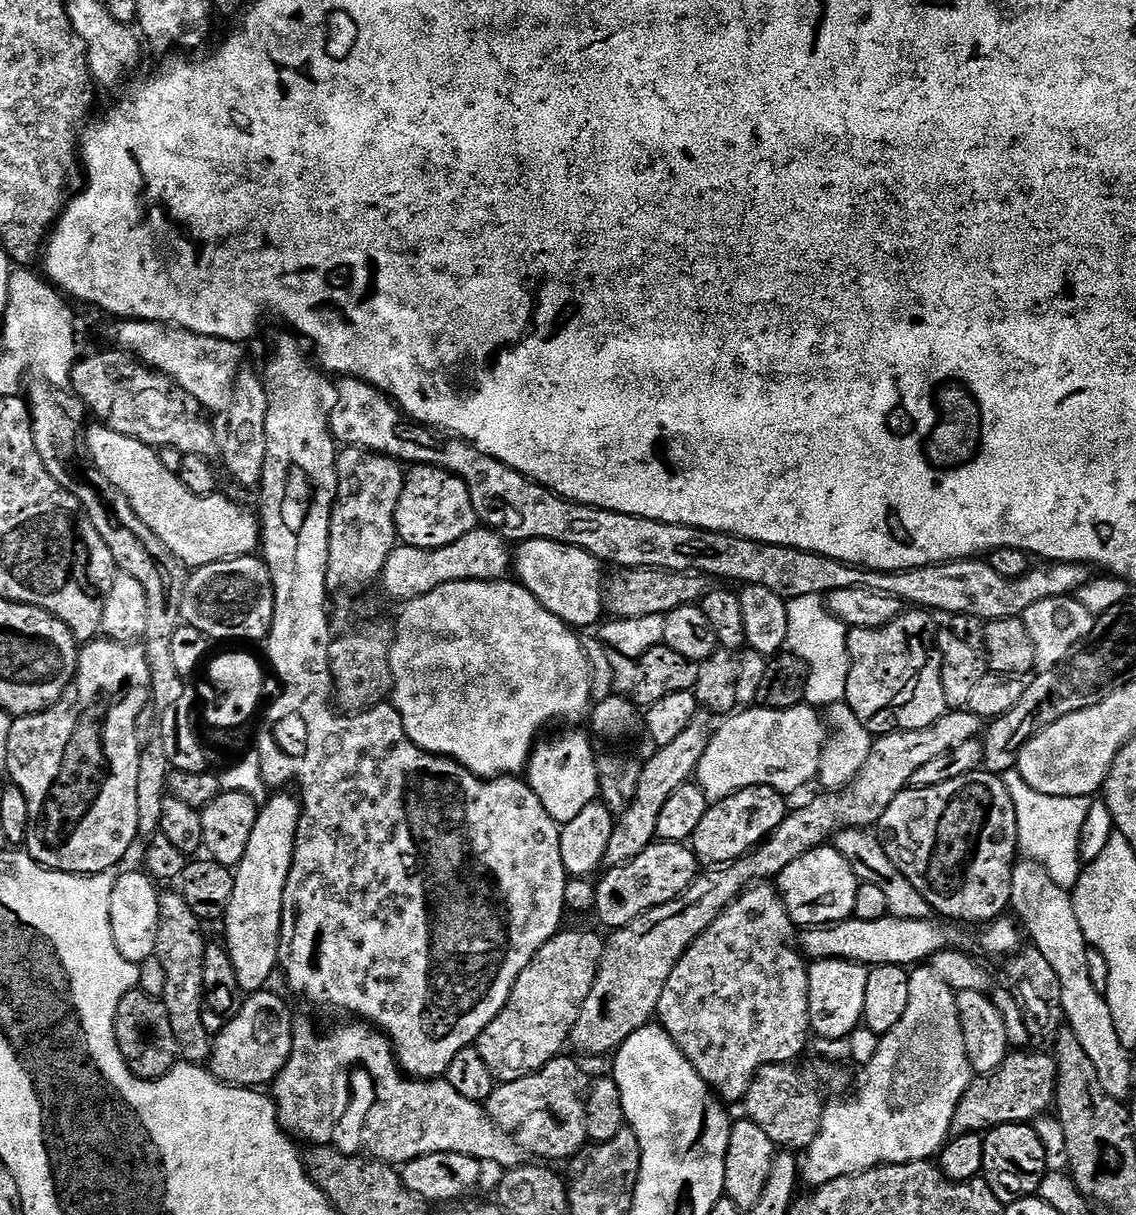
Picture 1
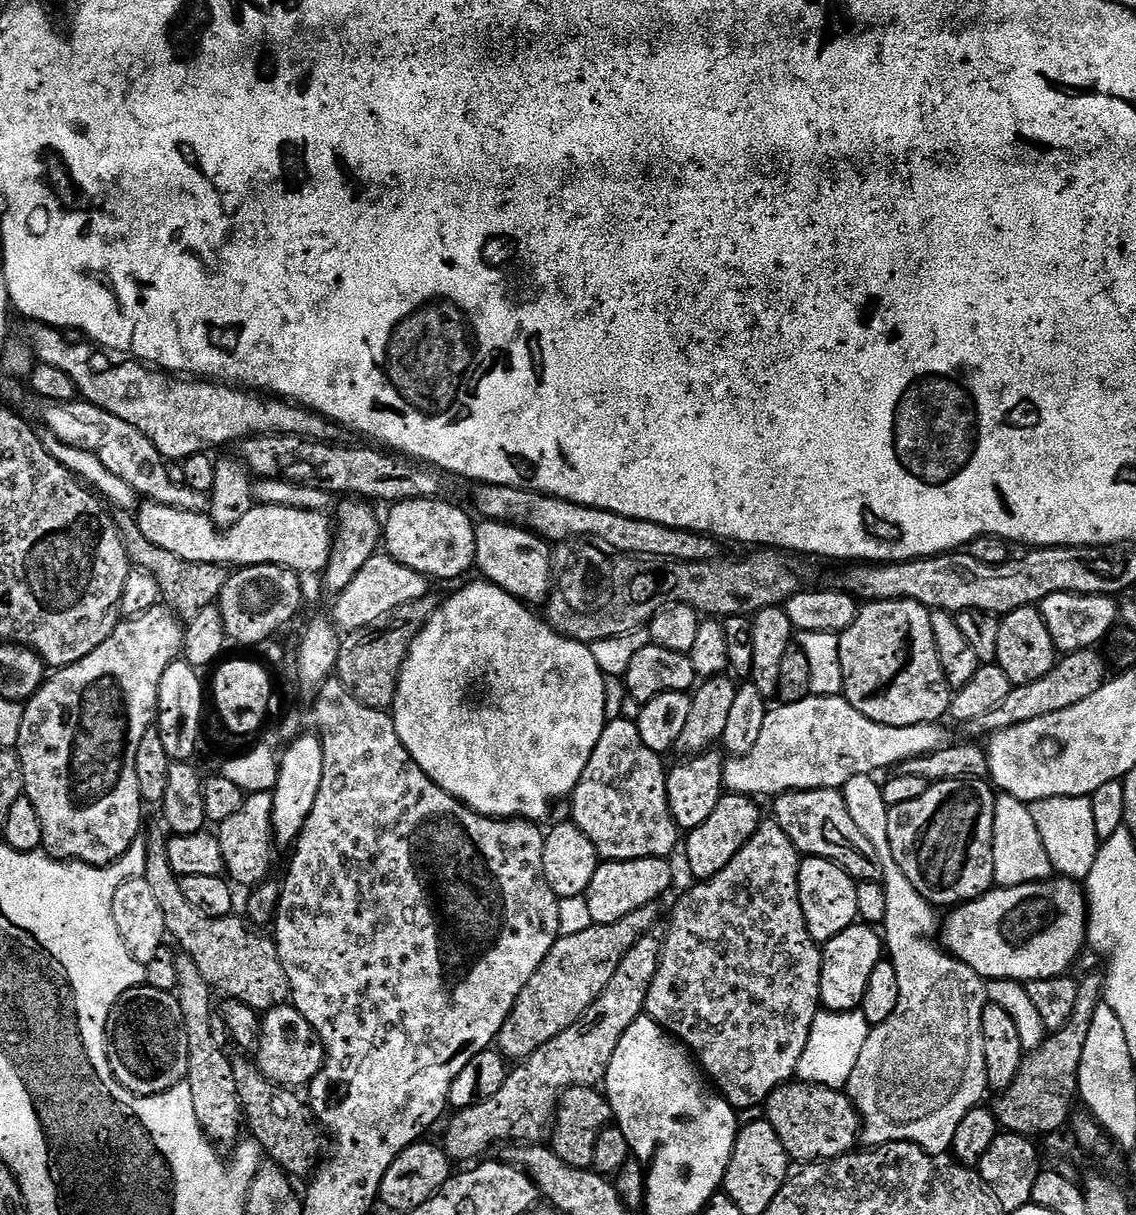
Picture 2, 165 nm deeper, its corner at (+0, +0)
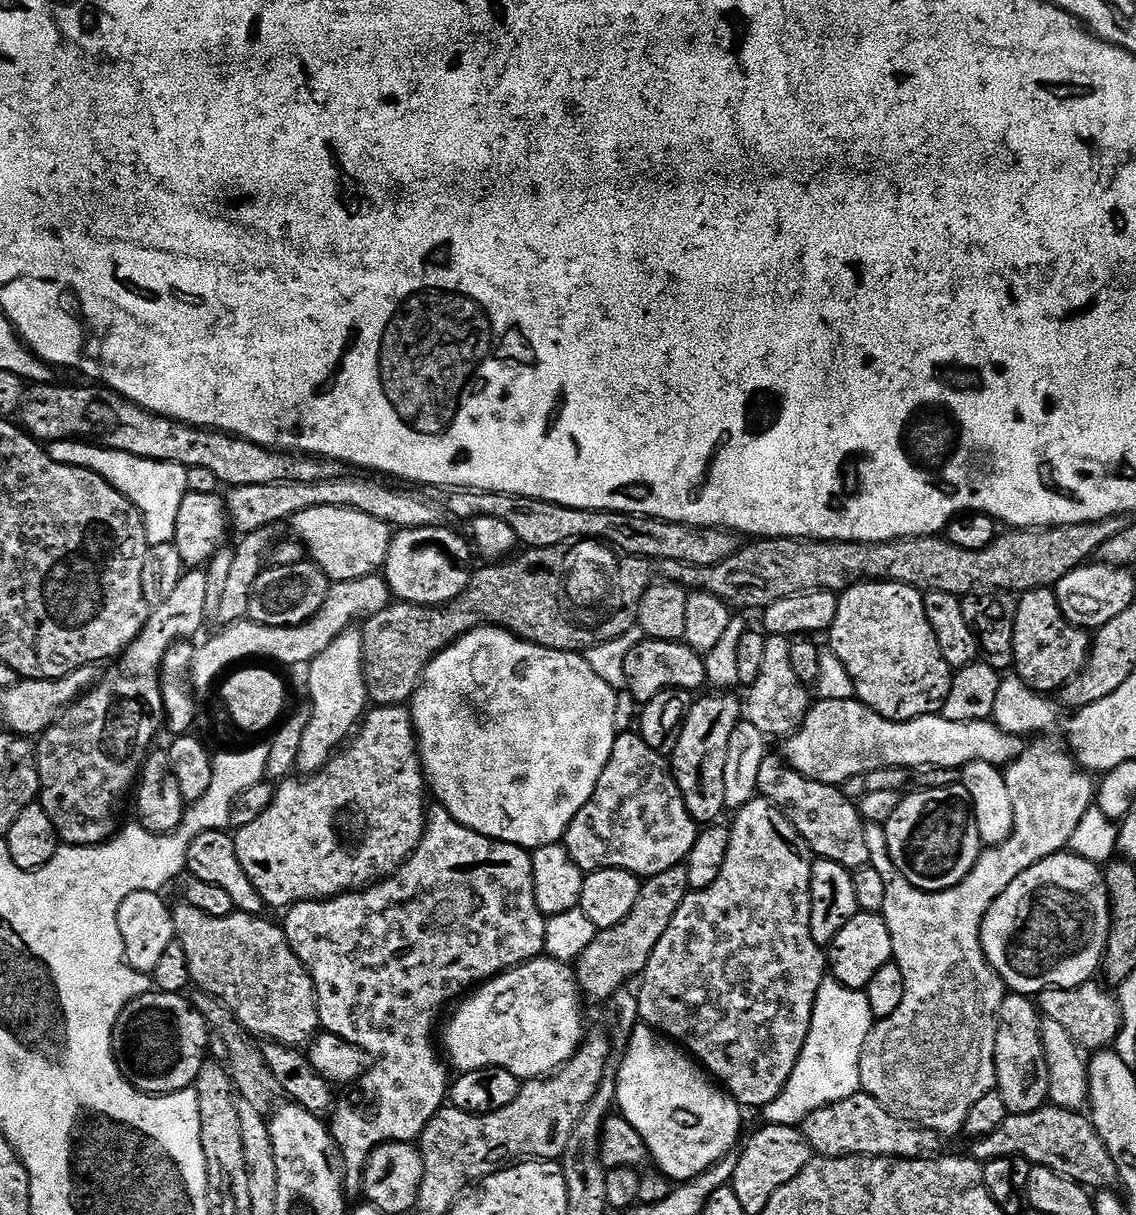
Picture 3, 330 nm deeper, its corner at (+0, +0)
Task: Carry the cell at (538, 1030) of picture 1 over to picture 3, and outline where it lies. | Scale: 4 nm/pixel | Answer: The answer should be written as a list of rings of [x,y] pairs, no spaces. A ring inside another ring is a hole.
[[[687,863],[670,866],[670,870],[662,870],[662,874],[649,876],[641,883],[632,913],[622,918],[618,926],[603,929],[575,961],[576,980],[585,1001],[603,1005],[627,985],[624,984],[627,980],[635,981],[643,973],[650,954],[654,954],[654,946],[658,946],[662,934],[666,934],[670,922],[674,922],[674,914],[678,914],[678,906],[682,906],[689,891]]]

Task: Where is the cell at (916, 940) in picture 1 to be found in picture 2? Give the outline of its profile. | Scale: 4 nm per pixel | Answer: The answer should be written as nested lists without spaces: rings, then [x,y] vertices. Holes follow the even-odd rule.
[[[1053,878],[1026,886],[993,887],[992,891],[976,900],[969,900],[951,909],[948,921],[943,921],[942,944],[957,960],[970,966],[985,981],[990,980],[1045,980],[1063,976],[1068,967],[1086,948],[1088,938],[1088,901],[1083,887],[1075,880]]]

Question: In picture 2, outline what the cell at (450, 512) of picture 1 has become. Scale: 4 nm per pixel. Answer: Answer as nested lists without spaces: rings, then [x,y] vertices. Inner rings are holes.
[[[444,498],[403,500],[387,511],[388,517],[382,520],[382,548],[402,566],[410,566],[410,570],[418,570],[433,581],[456,580],[473,571],[476,524],[458,505],[447,504]]]

